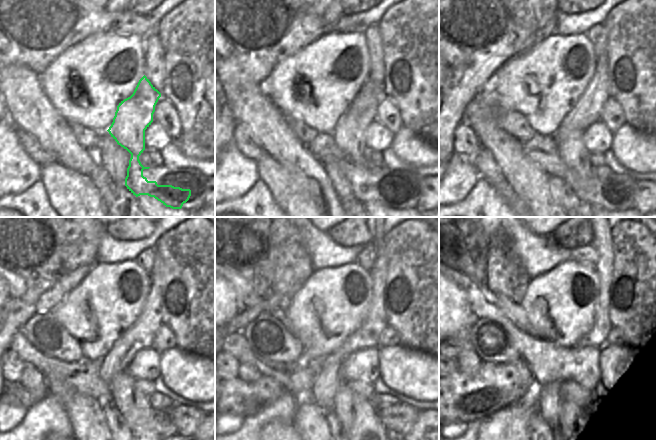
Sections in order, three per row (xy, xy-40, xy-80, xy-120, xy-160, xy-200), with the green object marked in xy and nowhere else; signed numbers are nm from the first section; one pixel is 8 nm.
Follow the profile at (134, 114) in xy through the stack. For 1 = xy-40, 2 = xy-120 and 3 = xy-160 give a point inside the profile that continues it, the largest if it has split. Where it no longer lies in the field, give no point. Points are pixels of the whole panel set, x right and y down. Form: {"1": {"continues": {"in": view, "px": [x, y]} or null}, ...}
{"1": {"continues": {"in": "xy-40", "px": [349, 133]}}, "2": {"continues": {"in": "xy-120", "px": [143, 420]}}, "3": {"continues": {"in": "xy-160", "px": [359, 418]}}}

